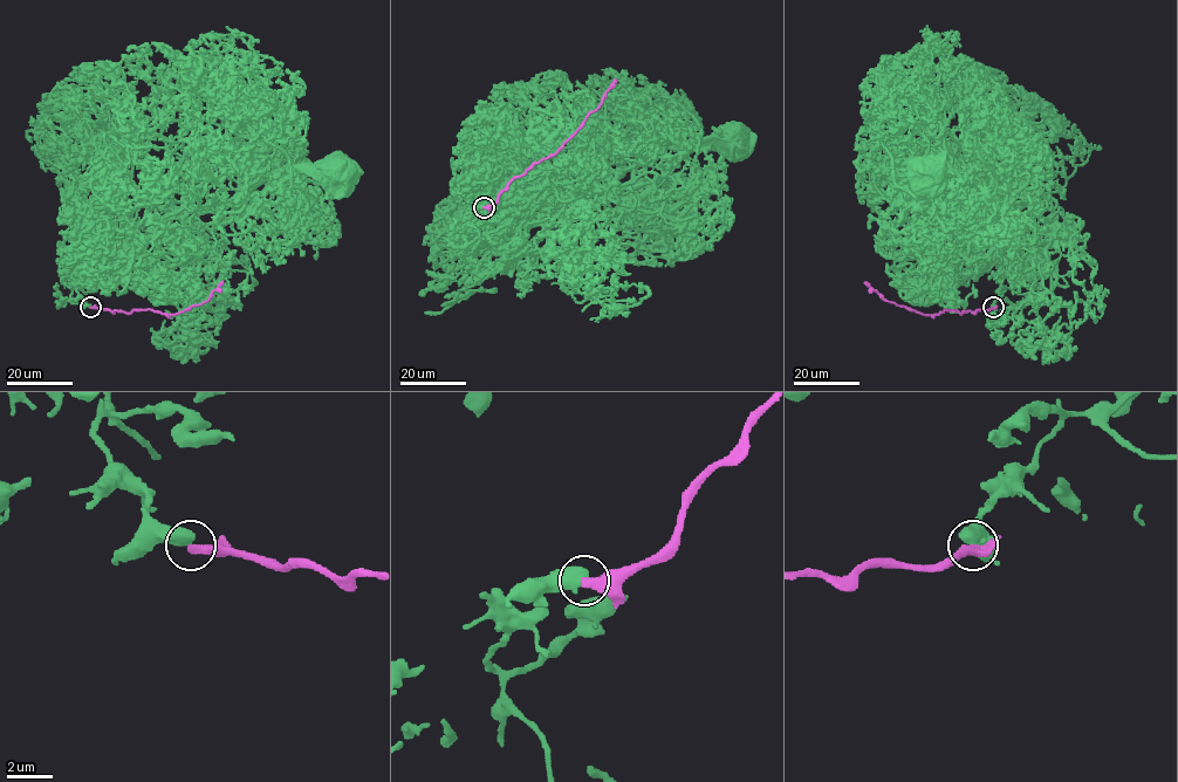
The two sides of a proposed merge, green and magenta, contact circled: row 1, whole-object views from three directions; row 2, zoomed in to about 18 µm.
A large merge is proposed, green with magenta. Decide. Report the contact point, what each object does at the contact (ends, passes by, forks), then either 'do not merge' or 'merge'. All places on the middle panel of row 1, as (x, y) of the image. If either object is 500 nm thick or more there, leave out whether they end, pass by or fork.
place (484, 207); do not merge

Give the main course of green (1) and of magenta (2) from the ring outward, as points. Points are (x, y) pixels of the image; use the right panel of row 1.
1: (993, 308), (1020, 281), (1011, 278), (1028, 261), (1038, 232), (1013, 224), (965, 177), (930, 169)
2: (993, 307), (923, 315), (887, 301), (867, 281)

